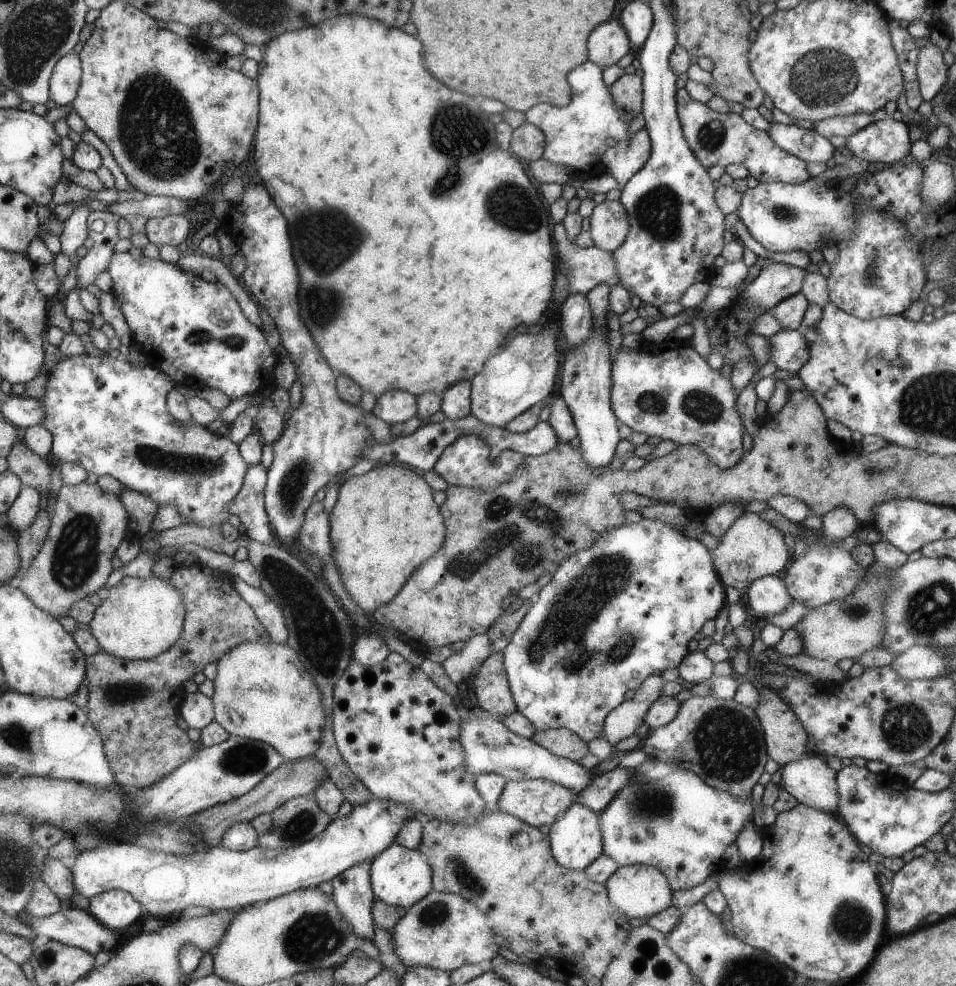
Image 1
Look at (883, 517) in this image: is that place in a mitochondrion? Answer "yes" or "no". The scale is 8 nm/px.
no

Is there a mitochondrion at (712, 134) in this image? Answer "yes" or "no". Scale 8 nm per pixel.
yes

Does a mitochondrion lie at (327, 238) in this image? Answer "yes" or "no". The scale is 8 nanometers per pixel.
yes

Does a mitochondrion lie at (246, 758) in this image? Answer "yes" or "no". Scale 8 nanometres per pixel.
yes

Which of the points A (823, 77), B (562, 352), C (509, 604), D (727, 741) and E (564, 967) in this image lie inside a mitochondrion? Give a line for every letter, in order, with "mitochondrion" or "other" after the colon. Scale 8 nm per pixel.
A: mitochondrion
B: other
C: other
D: mitochondrion
E: other

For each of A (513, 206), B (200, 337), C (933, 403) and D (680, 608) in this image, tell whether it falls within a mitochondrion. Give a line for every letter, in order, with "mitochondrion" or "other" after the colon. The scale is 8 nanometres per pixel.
A: mitochondrion
B: mitochondrion
C: mitochondrion
D: other

